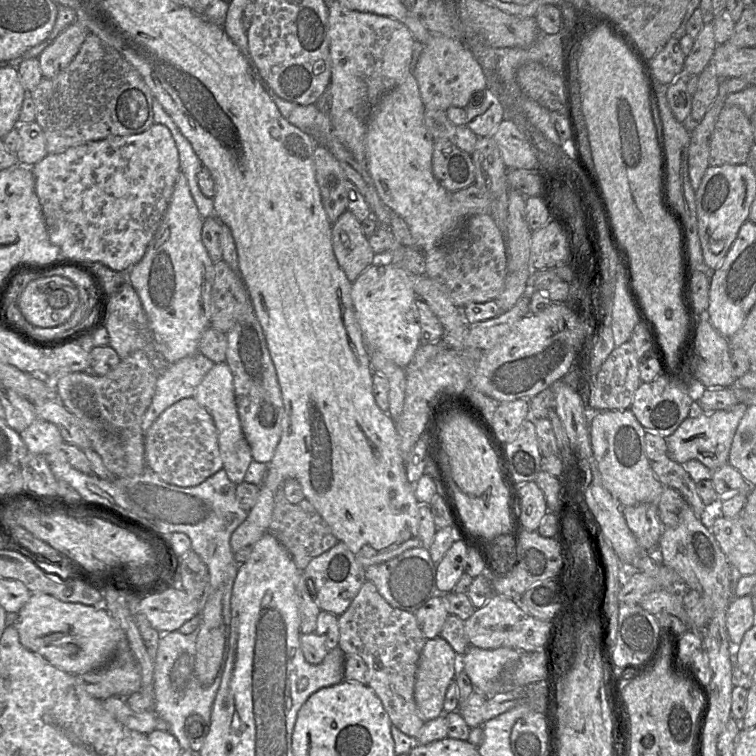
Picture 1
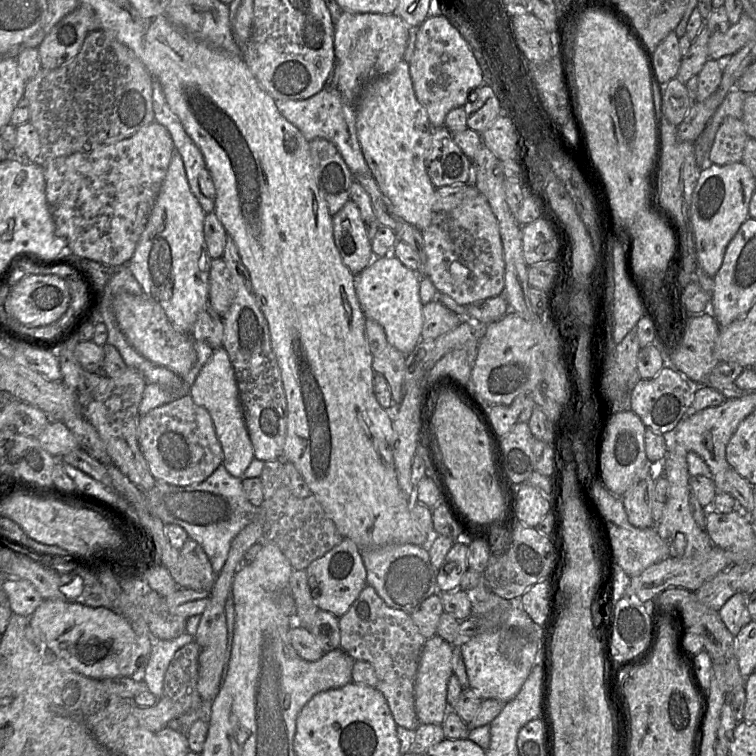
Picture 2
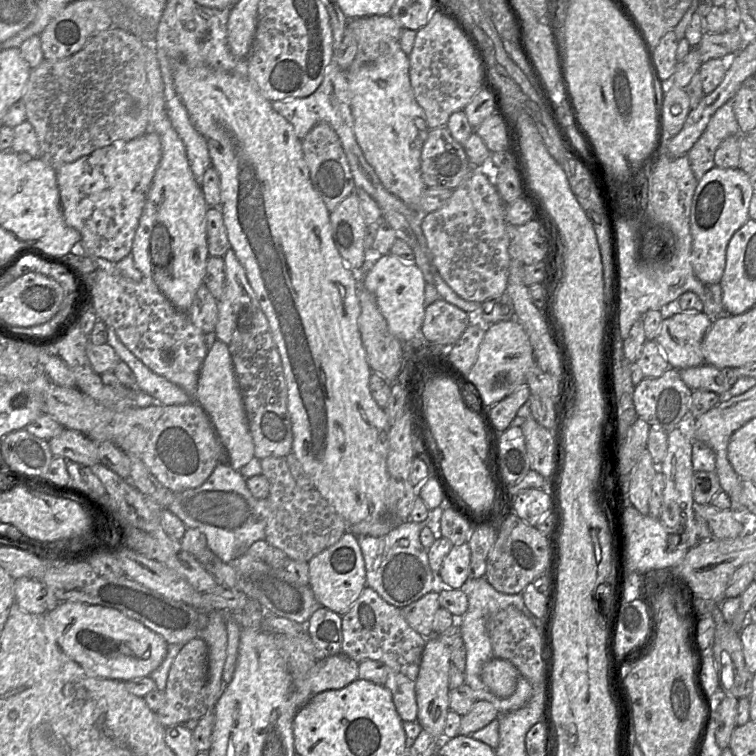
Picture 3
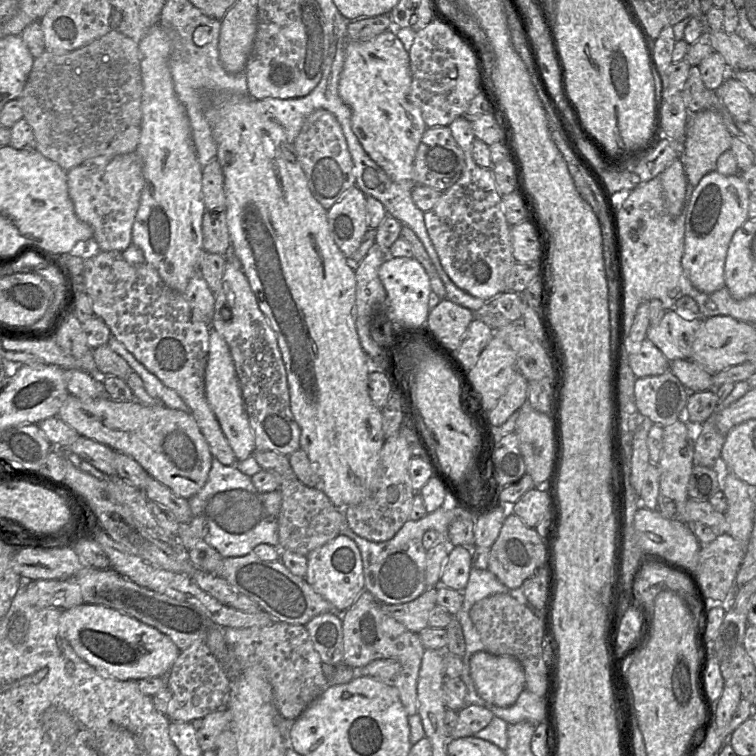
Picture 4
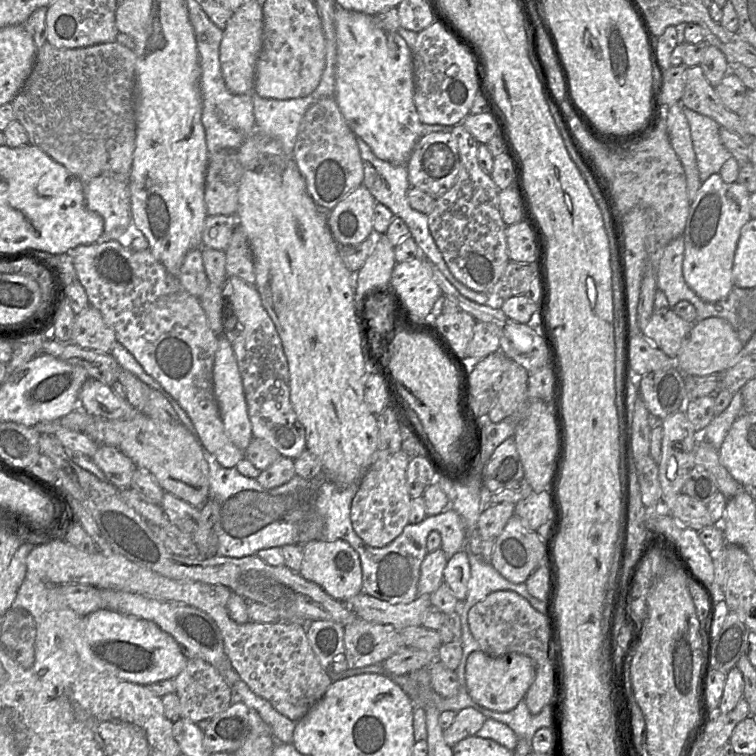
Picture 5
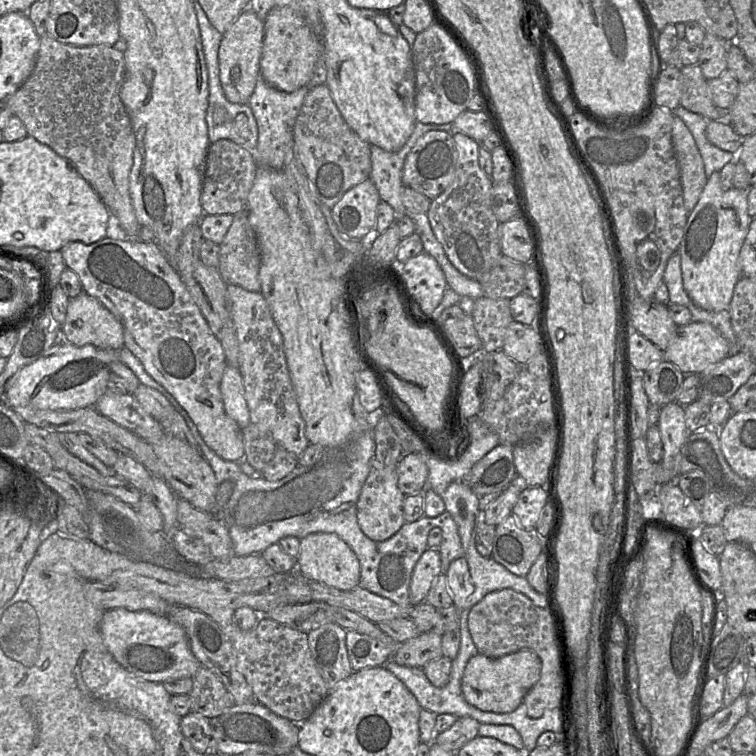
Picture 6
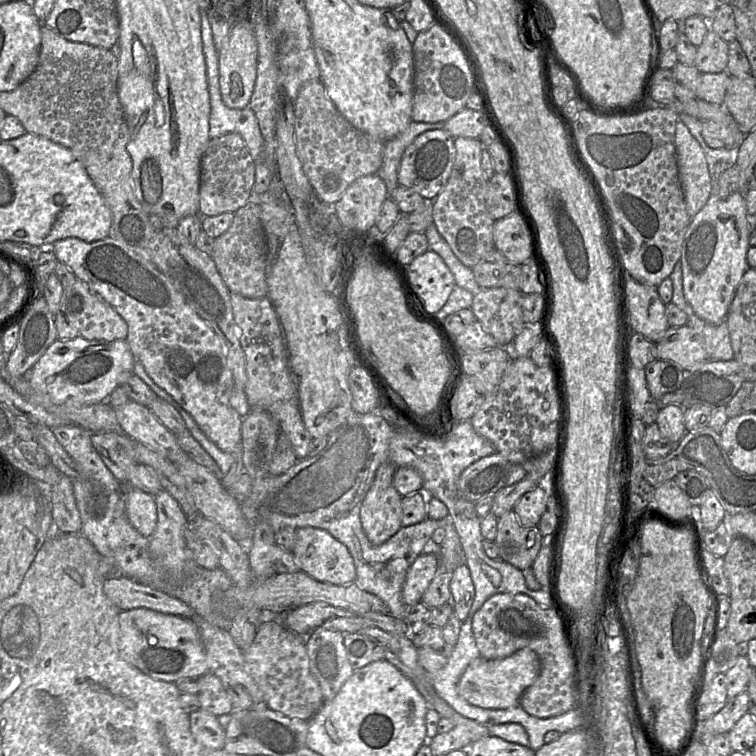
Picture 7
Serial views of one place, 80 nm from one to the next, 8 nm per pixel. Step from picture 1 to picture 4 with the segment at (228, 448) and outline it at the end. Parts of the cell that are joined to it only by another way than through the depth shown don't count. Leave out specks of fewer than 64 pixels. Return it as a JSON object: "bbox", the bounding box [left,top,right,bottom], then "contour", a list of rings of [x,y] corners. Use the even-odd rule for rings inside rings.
{"bbox":[205,328,255,462],"contour":[[[212,328],[205,368],[205,395],[237,458],[237,462],[244,461],[251,455],[253,456],[255,451],[254,435],[249,423],[230,347],[225,339]]]}

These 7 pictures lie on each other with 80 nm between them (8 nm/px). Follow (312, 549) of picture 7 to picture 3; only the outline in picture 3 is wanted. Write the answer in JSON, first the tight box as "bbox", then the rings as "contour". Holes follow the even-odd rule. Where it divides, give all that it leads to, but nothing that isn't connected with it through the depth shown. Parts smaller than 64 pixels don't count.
{"bbox":[308,531,366,614],"contour":[[[350,531],[308,562],[309,587],[321,607],[345,614],[366,586],[365,564],[357,537]]]}

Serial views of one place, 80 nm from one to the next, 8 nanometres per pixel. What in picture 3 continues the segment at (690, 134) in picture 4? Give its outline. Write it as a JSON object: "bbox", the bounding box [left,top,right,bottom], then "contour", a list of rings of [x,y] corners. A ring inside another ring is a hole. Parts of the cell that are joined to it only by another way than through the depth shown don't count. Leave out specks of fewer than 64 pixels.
{"bbox":[687,99,740,181],"contour":[[[731,99],[717,109],[705,131],[687,154],[697,181],[707,171],[716,167],[714,155],[721,142],[730,136],[740,134]]]}

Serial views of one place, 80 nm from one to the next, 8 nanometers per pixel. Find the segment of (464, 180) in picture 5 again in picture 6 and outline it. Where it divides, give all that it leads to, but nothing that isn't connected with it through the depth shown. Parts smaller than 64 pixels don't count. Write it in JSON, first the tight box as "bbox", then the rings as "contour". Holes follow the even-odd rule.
{"bbox":[428,133,500,280],"contour":[[[463,133],[453,134],[456,167],[452,183],[433,199],[428,215],[432,230],[453,266],[465,276],[480,280],[500,257],[500,222],[491,207],[493,181],[479,165],[480,144]]]}

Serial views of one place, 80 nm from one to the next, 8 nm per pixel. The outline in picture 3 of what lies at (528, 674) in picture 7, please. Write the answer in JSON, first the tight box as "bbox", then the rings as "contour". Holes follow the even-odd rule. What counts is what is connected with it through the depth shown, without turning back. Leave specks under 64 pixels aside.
{"bbox":[481,657,520,698],"contour":[[[495,657],[486,662],[481,670],[483,683],[500,698],[509,697],[514,693],[520,676],[520,672],[512,663]]]}

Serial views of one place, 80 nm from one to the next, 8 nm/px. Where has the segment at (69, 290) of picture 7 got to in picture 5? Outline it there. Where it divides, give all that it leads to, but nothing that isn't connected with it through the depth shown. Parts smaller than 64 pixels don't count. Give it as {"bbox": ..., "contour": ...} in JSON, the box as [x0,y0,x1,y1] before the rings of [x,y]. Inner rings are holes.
{"bbox":[71,306,117,352],"contour":[[[90,306],[76,315],[71,341],[82,348],[110,352],[117,340],[114,329],[104,320],[101,312]]]}

